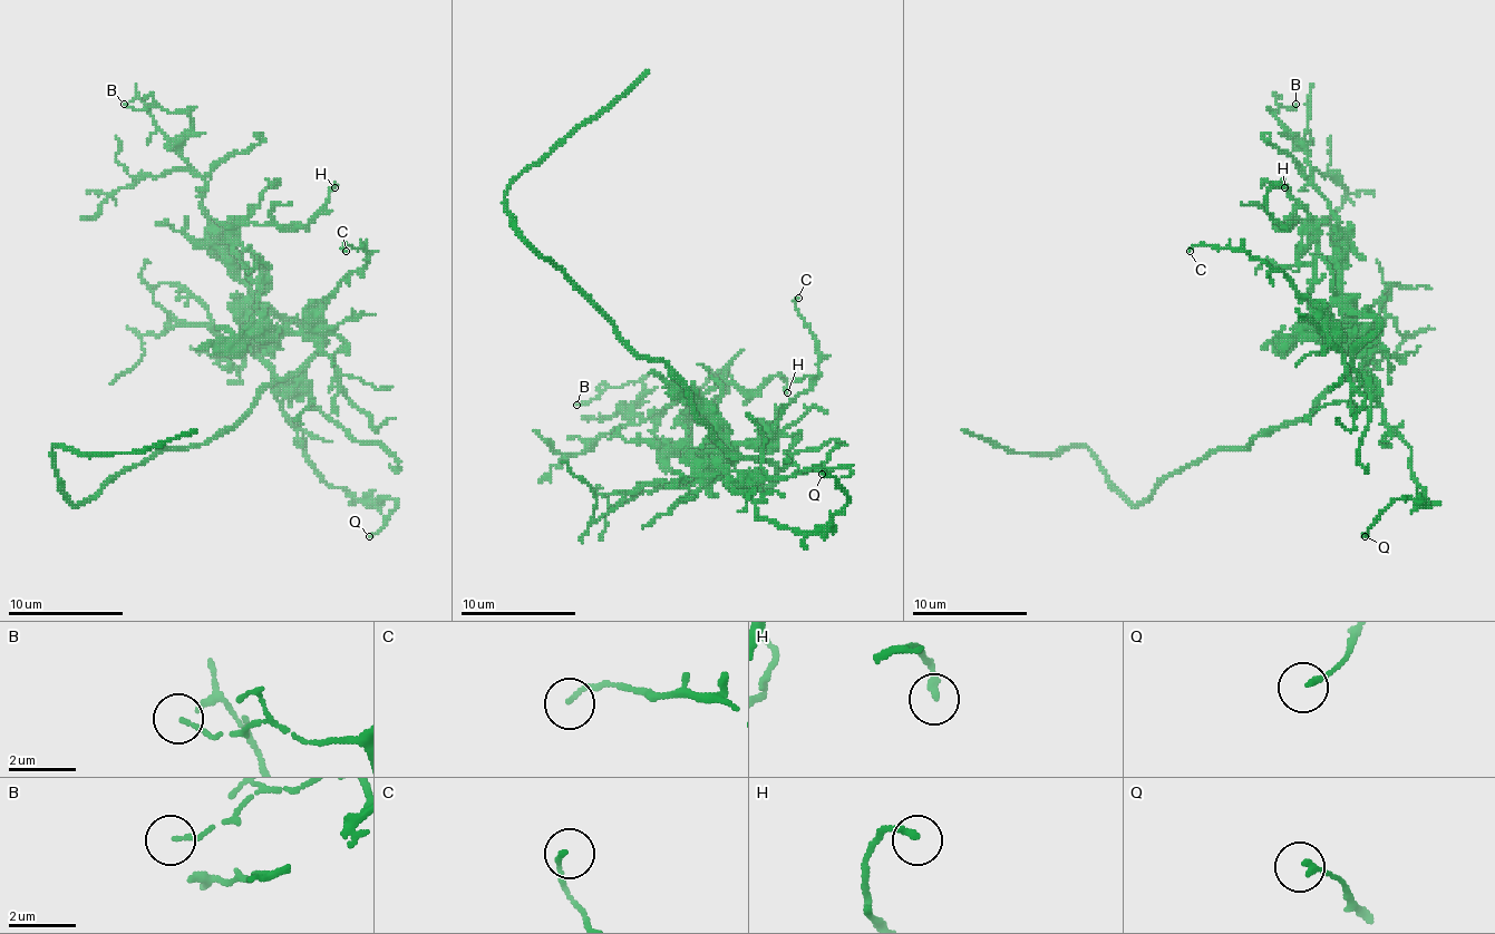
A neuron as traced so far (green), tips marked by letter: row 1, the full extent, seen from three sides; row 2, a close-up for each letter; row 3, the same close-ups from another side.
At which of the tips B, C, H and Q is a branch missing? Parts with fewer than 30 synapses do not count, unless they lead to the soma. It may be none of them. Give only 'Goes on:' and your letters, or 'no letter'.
Goes on: no letter

